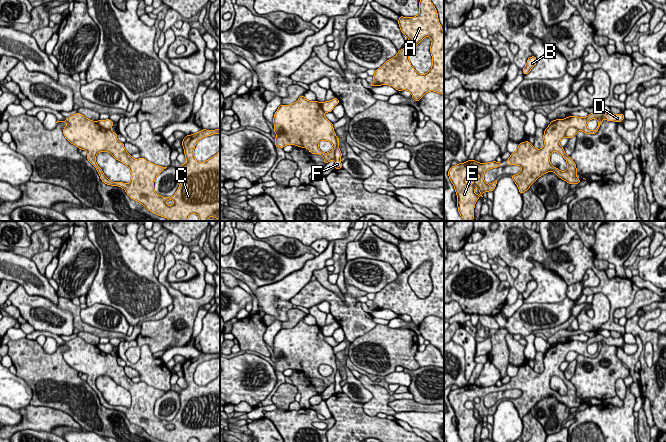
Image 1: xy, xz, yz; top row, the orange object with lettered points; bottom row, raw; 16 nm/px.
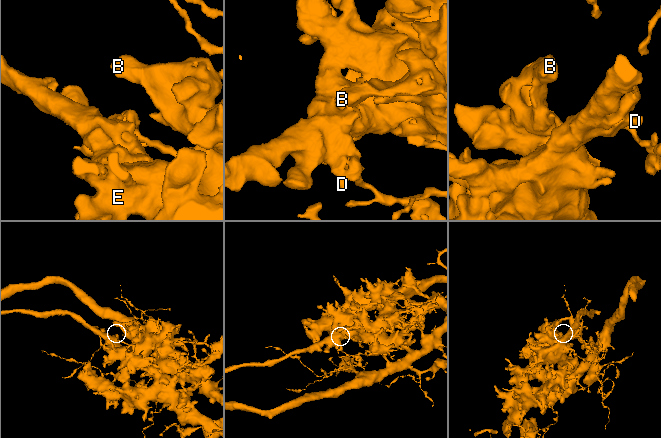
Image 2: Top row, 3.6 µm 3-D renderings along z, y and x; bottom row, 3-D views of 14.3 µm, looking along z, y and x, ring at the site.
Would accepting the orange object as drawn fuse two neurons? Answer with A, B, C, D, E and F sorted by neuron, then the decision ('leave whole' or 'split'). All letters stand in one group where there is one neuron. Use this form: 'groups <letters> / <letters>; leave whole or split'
groups A B C D E / F; split

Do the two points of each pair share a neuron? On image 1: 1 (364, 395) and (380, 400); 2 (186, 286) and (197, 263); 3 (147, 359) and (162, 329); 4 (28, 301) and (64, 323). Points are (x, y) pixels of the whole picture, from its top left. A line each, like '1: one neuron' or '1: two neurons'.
1: two neurons
2: one neuron
3: two neurons
4: one neuron

